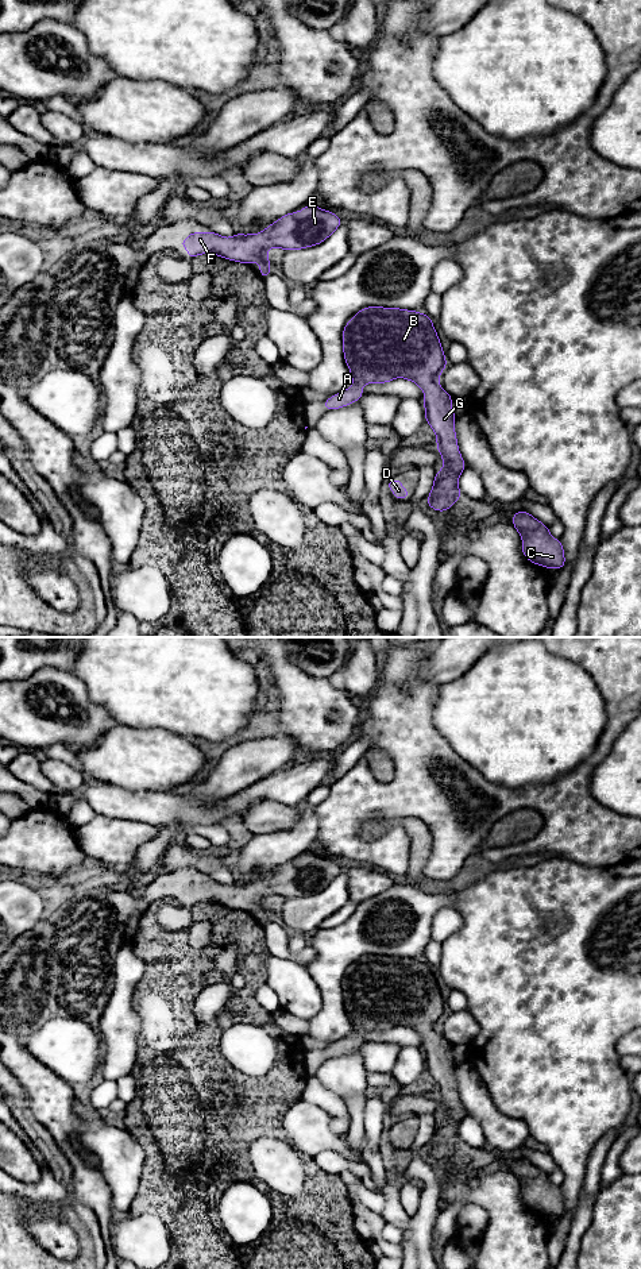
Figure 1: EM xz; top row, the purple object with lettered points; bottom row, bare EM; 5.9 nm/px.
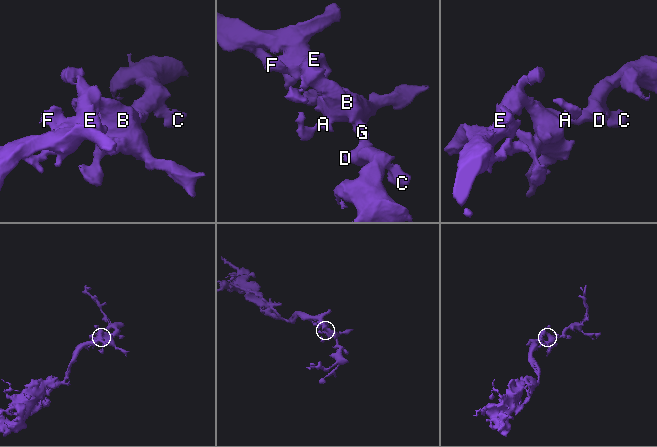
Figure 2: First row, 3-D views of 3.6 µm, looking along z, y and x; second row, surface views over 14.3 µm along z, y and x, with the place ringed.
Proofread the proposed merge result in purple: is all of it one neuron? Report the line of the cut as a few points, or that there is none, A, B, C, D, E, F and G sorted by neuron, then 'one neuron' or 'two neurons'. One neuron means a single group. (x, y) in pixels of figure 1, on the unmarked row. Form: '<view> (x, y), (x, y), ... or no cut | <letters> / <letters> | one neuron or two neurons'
no cut | A B C D E F G | one neuron

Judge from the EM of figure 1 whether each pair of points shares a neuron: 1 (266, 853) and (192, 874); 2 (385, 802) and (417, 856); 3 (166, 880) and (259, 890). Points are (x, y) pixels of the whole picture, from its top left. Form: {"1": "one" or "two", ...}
{"1": "two", "2": "two", "3": "one"}

